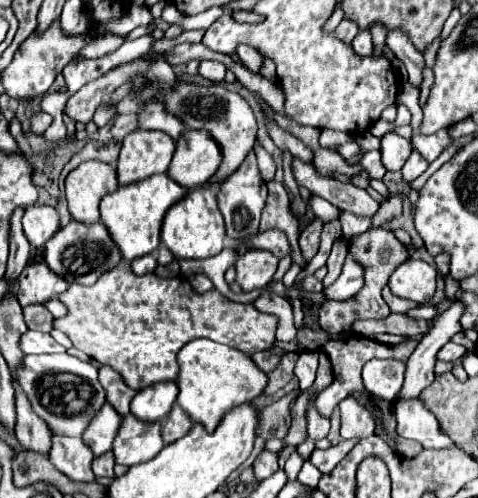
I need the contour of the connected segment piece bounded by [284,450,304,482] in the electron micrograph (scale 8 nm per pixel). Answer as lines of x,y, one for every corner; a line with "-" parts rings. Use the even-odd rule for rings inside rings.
294,450
294,452
290,454
290,458
286,460
286,466
284,466
284,470
286,470
286,474
288,474
288,480
290,480
290,482
298,476
298,472
300,472
302,464
304,464
304,458
298,454
298,450

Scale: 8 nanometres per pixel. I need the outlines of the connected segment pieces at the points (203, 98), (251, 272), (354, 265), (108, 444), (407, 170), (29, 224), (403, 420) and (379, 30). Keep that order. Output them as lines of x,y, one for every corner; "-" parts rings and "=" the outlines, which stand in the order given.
178,82
178,86
174,90
158,90
158,94
164,98
166,108
170,112
174,112
186,124
186,128
204,128
220,144
224,160
220,164
220,170
214,174
214,178
210,182
224,180
228,174
232,174
244,162
244,156
252,150
252,146
256,142
258,126
256,126
252,108
238,92
232,92
222,84
194,86
194,84
=
248,250
236,260
236,282
244,292
264,288
270,284
278,268
278,258
272,252
=
348,252
344,266
342,266
342,274
338,276
338,280
328,286
324,292
328,298
332,300
346,300
352,298
360,292
360,288
364,286
364,268
360,262
354,260
354,256
=
104,404
104,408
100,408
100,412
92,418
92,424
88,424
88,428
84,430
82,440
94,452
94,456
102,456
112,448
112,440
120,422
122,418
110,404
=
412,150
408,162
406,162
404,168
402,168
402,176
404,176
406,182
412,182
412,180
416,180
422,172
426,172
428,166
430,166
430,162
424,160
424,158
418,154
418,150
=
34,204
32,208
28,208
24,212
22,226
24,226
24,234
26,234
28,242
34,248
42,248
42,244
48,238
52,238
52,234
60,228
60,220
58,220
58,214
54,208
=
420,398
398,400
394,404
394,412
398,420
398,436
416,440
424,448
456,448
456,444
452,444
452,440
440,432
434,414
=
374,22
372,26
370,26
370,34
372,34
372,40
374,40
374,44
376,44
376,52
374,52
374,56
380,56
380,52
382,52
382,48
386,46
386,26
382,24
382,22

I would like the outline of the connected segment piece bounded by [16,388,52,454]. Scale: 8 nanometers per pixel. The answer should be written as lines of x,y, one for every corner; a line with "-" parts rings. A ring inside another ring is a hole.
16,388
16,438
20,442
20,446
24,450
32,450
32,452
50,452
50,444
52,444
52,432
50,428
44,424
44,420
40,420
40,416
36,416
26,400
26,396

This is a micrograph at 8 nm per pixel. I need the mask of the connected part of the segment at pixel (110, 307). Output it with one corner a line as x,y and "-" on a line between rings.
120,262
112,272
104,272
92,286
70,284
58,300
68,308
68,314
56,318
54,328
62,330
92,360
116,370
132,390
142,390
162,380
176,380
176,354
194,338
210,338
248,356
268,350
276,340
278,318
256,310
254,304
226,300
218,290
198,294
184,276
136,276
128,262

